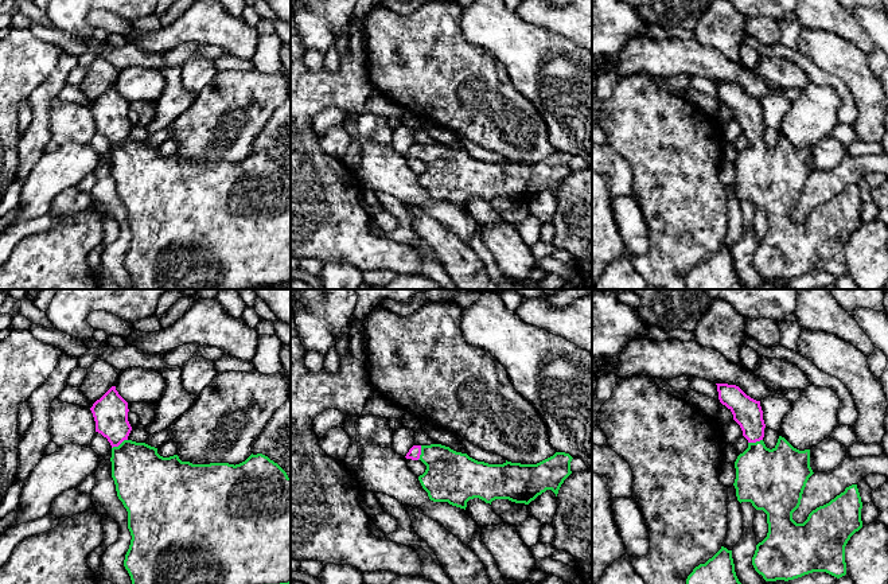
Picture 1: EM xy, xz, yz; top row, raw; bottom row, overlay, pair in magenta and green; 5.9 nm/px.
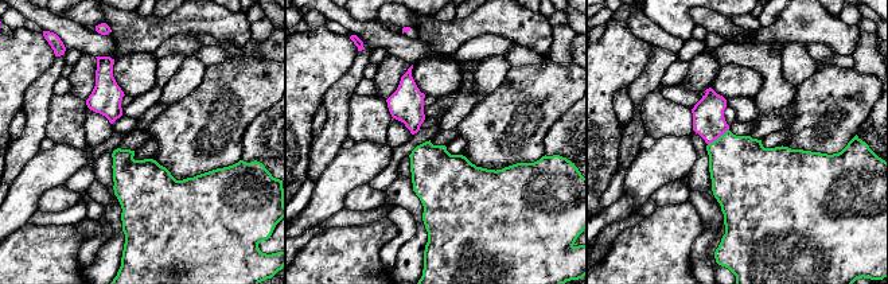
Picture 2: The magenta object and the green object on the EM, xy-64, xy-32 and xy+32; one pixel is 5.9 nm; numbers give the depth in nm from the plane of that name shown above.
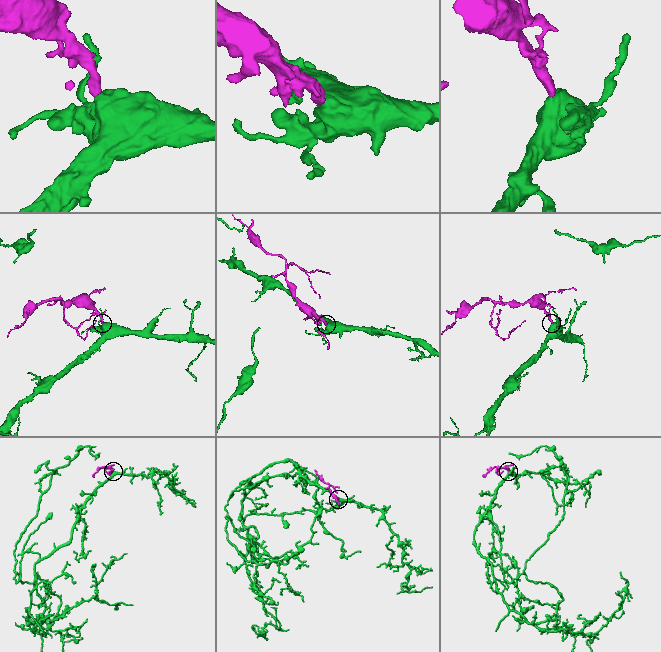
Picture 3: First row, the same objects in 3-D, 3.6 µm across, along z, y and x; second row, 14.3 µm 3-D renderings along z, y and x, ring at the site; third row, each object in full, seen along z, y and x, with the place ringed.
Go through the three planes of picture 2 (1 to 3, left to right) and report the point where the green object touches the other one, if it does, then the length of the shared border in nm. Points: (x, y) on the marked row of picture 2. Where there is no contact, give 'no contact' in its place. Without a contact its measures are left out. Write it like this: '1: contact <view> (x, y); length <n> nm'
1: no contact
2: no contact
3: contact xy+32 (717, 137); length 160 nm

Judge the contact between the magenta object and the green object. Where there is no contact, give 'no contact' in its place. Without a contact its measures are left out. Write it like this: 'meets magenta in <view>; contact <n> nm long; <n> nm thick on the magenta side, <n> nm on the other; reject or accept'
meets magenta in xy; contact 110 nm long; 200 nm thick on the magenta side, 340 nm on the other; accept

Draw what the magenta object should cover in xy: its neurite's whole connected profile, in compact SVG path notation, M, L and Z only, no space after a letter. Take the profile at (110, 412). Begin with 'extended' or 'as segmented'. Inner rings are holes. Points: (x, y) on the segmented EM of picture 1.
extended | M116 386L97 400L90 410L96 421L96 432L106 437L112 445L112 478L117 497L128 511L128 529L132 540L124 567L132 584L291 584L291 478L277 463L262 453L252 453L235 466L229 463L192 464L182 462L178 455L163 458L157 453L157 448L128 439L132 431L128 421L128 402L118 394Z

